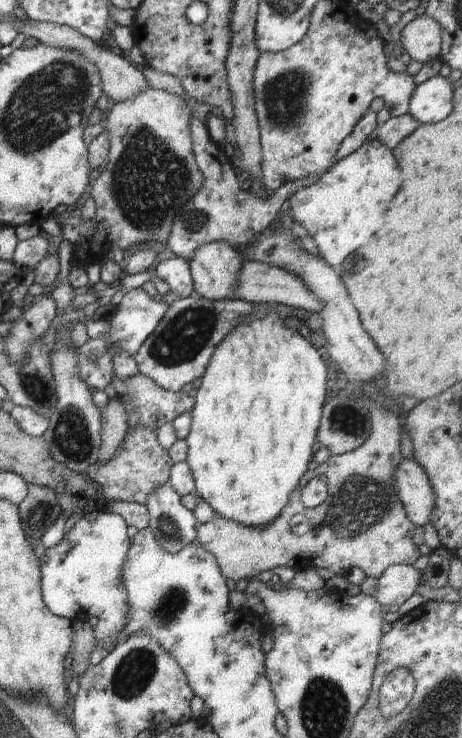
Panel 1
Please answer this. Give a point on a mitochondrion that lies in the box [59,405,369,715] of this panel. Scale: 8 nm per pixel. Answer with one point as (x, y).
(134, 672)

